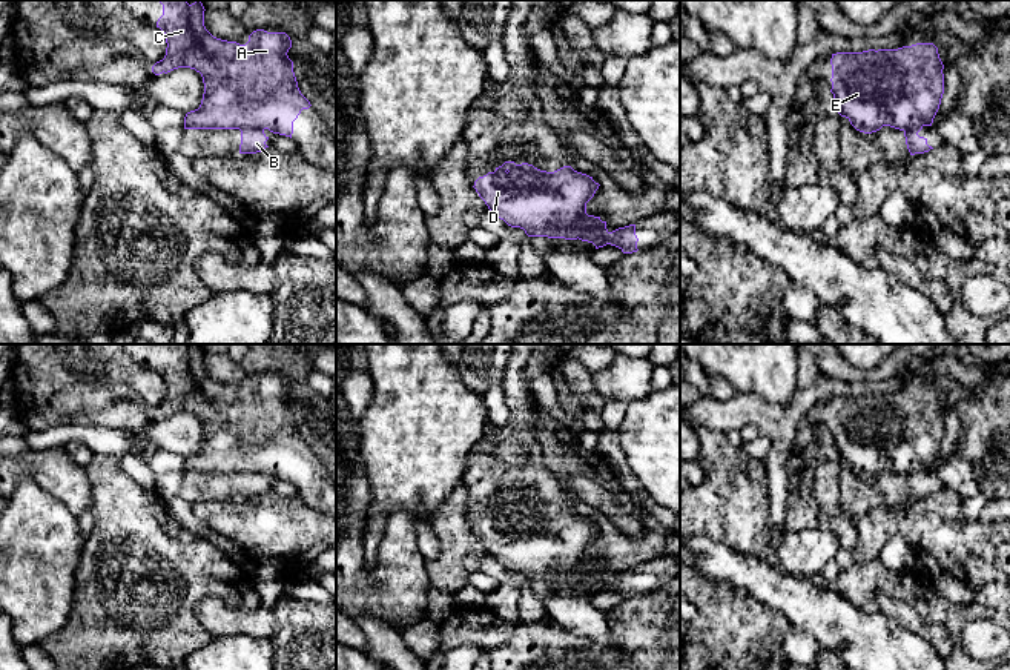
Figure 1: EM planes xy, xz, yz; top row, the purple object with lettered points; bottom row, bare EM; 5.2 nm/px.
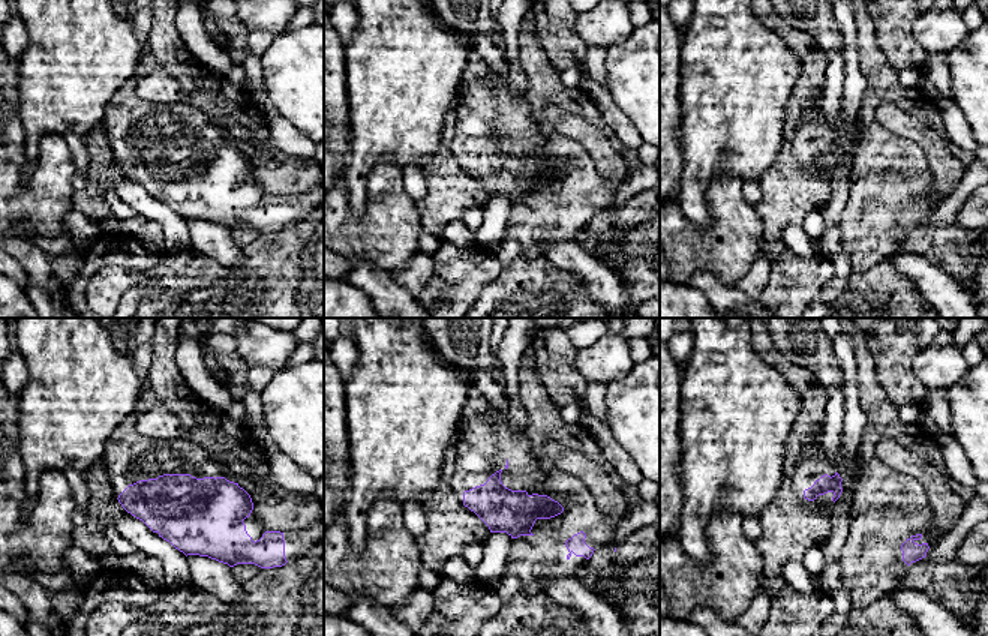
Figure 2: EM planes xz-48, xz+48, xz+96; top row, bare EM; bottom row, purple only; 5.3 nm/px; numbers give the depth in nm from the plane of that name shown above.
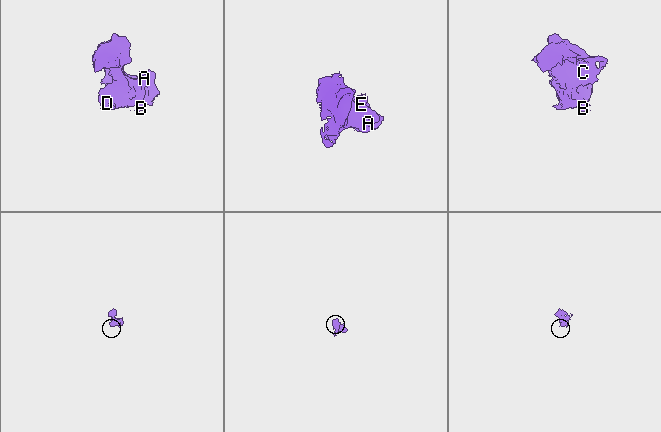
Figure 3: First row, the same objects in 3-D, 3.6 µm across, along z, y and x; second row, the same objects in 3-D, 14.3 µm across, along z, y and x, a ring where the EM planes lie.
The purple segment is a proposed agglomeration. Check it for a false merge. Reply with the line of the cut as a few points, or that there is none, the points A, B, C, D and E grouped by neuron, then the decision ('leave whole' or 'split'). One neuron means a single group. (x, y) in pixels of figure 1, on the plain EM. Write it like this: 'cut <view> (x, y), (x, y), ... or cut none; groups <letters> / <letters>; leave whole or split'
cut xz (608, 581), (587, 578), (580, 583); groups A C D E / B; split

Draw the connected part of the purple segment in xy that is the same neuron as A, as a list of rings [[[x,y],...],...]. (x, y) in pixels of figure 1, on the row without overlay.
[[[160,344],[163,360],[157,366],[166,380],[166,400],[152,410],[155,420],[167,418],[178,412],[190,412],[201,418],[204,438],[198,453],[190,455],[184,461],[184,473],[243,473],[262,472],[273,478],[292,483],[293,466],[302,453],[309,453],[310,446],[301,438],[293,416],[293,406],[287,396],[292,392],[292,384],[286,376],[267,376],[256,373],[249,380],[246,389],[227,386],[213,381],[204,370],[204,350],[201,344],[189,349],[187,344]]]

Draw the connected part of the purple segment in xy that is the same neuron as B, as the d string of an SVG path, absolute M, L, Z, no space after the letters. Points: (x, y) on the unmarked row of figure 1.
M243 472L239 498L256 498L269 492L266 486L269 481L264 478L262 472Z

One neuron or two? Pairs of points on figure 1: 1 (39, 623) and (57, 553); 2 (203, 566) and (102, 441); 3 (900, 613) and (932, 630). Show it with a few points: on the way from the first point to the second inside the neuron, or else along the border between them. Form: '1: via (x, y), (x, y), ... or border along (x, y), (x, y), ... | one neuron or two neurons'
1: via (39, 606), (40, 570) | one neuron
2: border along (94, 454), (106, 454), (117, 460) | two neurons
3: via (907, 616), (924, 629) | one neuron

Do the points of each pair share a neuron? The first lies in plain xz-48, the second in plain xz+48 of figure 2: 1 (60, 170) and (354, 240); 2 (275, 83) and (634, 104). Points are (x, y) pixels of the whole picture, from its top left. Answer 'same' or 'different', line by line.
1: same
2: same

